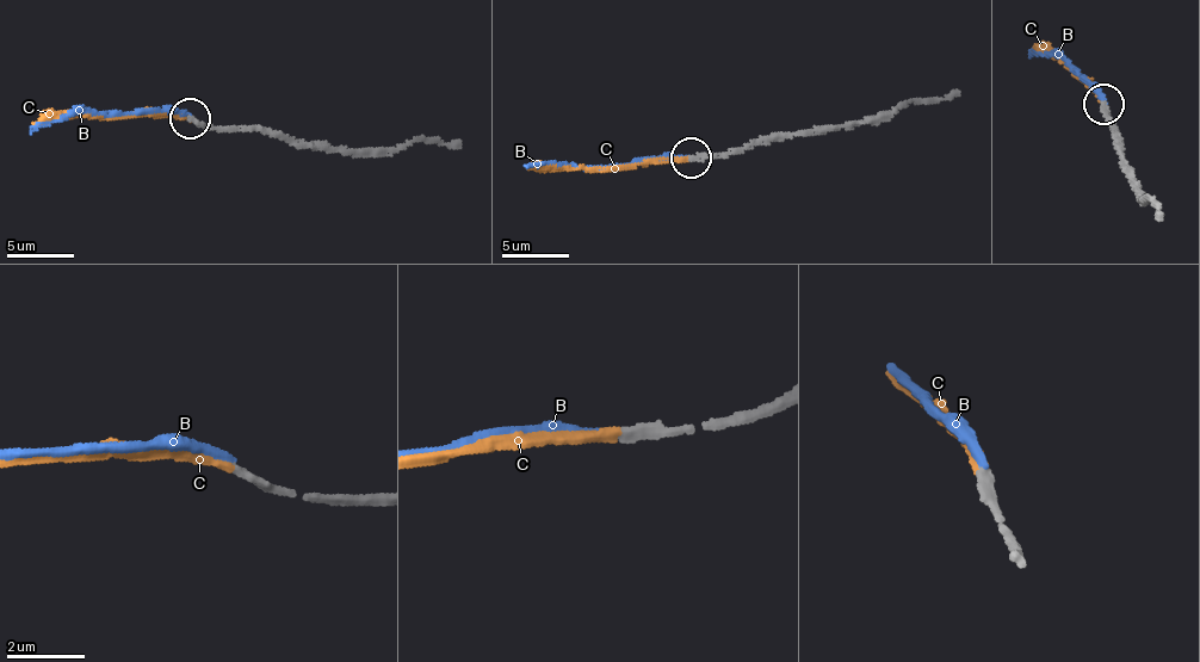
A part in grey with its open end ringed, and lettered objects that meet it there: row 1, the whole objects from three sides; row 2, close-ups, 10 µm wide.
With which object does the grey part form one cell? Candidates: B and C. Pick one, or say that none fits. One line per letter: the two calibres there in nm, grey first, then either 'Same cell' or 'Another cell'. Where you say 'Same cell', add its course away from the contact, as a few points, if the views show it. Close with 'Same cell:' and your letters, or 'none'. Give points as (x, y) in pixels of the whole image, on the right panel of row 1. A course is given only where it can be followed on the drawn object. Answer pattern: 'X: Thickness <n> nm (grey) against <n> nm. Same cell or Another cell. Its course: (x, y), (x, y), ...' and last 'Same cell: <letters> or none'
B: Thickness 260 nm (grey) against 200 nm. Another cell
C: Thickness 260 nm (grey) against 280 nm. Same cell. Its course: (1102, 103), (1063, 62), (1034, 51)
Same cell: C

